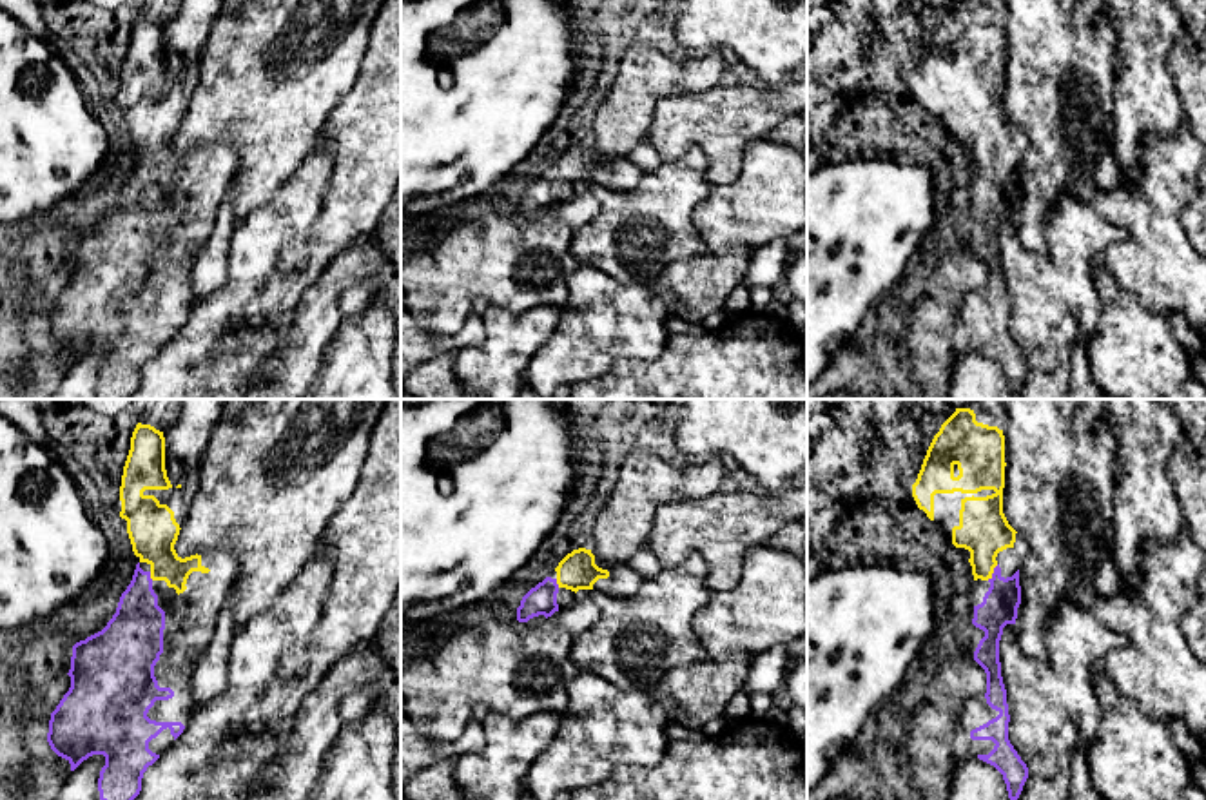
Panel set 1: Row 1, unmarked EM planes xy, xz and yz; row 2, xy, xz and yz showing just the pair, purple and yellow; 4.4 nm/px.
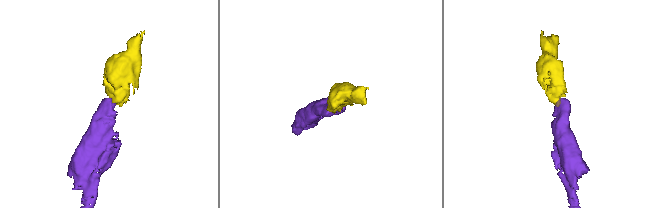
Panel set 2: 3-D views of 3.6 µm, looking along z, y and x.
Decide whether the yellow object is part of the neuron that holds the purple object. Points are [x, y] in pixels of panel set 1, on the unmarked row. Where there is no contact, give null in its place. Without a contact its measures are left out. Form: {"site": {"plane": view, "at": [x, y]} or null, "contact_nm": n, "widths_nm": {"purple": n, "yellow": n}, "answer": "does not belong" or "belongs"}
{"site": {"plane": "yz", "at": [994, 165]}, "contact_nm": 90, "widths_nm": {"purple": 160, "yellow": 220}, "answer": "belongs"}

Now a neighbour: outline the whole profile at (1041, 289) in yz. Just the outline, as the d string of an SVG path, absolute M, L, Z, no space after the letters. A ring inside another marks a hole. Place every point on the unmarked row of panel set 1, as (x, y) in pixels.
M1065 190L1046 216L1045 238L1046 254L1025 249L1016 218L1007 218L999 234L1008 334L1025 357L1039 350L1066 316L1077 319L1077 341L1084 346L1092 341L1103 314L1094 259L1108 245L1128 239L1128 232Z

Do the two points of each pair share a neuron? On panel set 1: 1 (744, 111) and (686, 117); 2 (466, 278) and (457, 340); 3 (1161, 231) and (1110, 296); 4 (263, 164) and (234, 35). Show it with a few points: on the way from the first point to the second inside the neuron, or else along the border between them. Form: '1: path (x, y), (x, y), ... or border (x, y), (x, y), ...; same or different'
1: path (729, 117), (700, 117); same
2: border (474, 312), (450, 334), (437, 334), (419, 327); different
3: border (1132, 291), (1148, 309), (1161, 311), (1167, 316); different
4: path (263, 131), (262, 68); same

